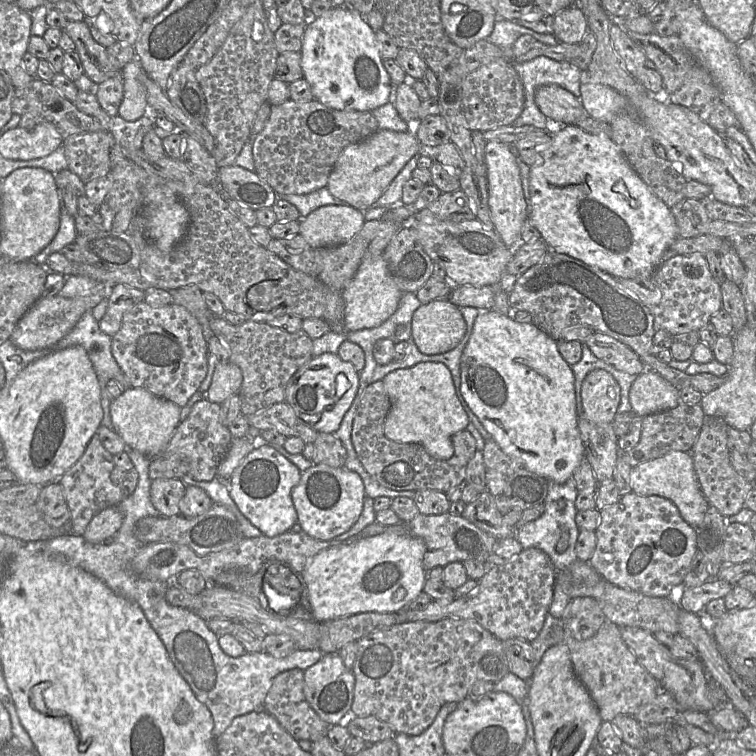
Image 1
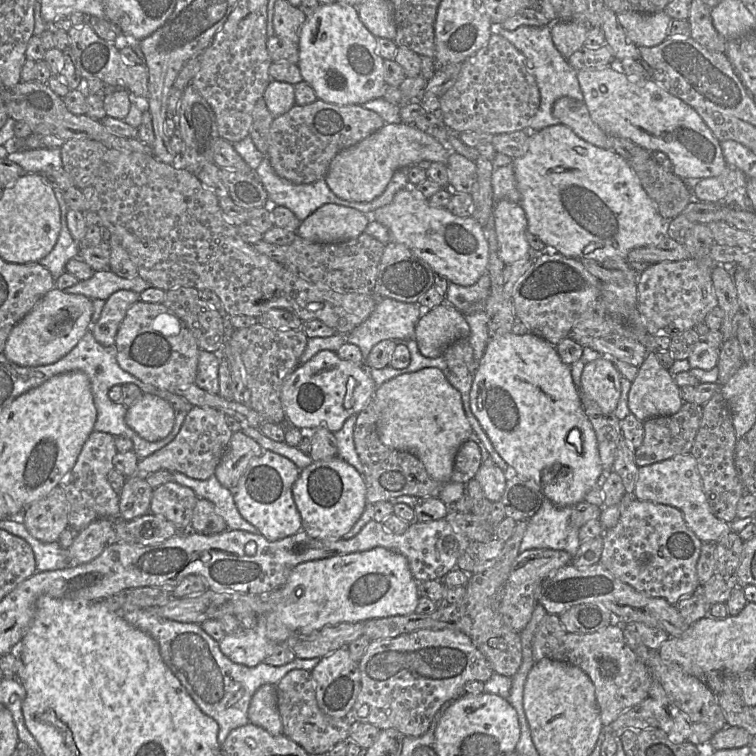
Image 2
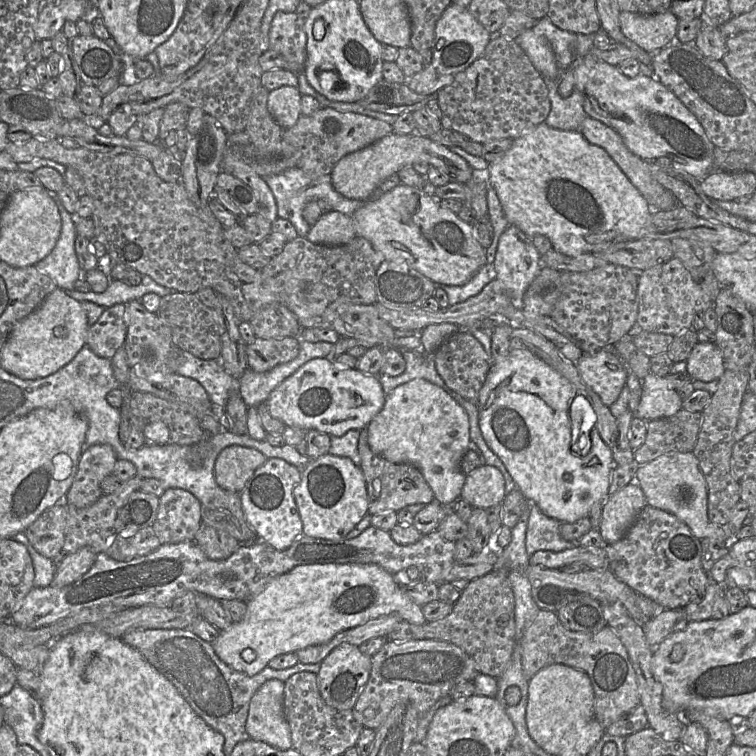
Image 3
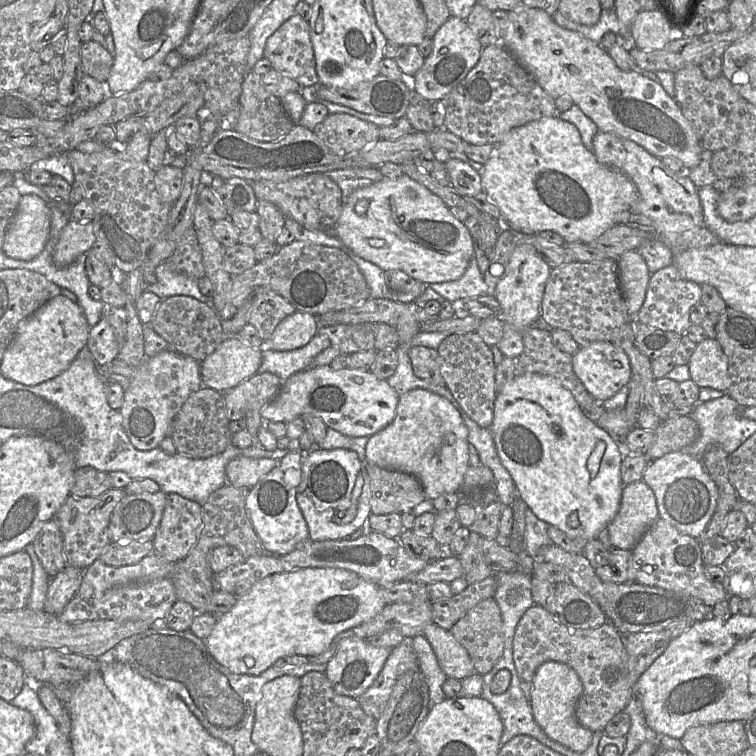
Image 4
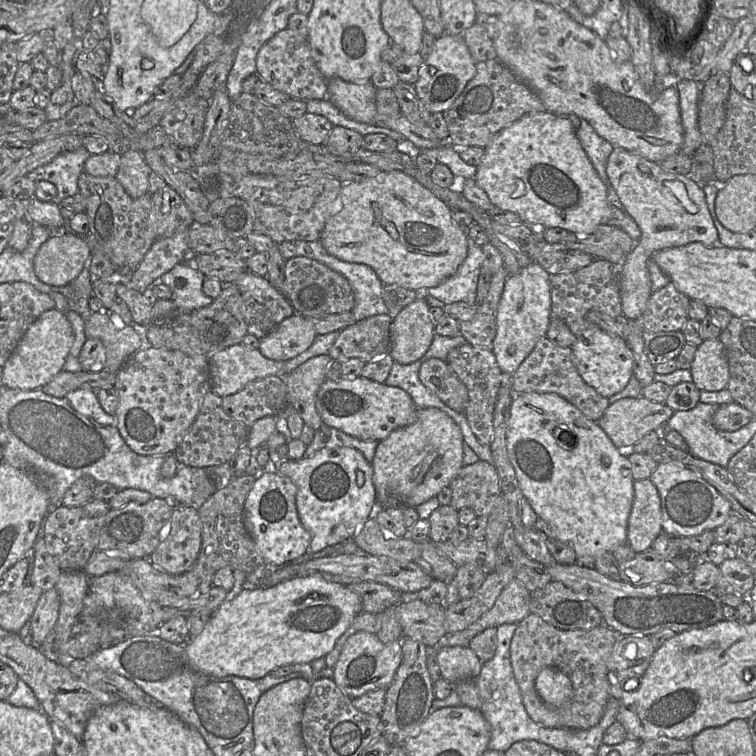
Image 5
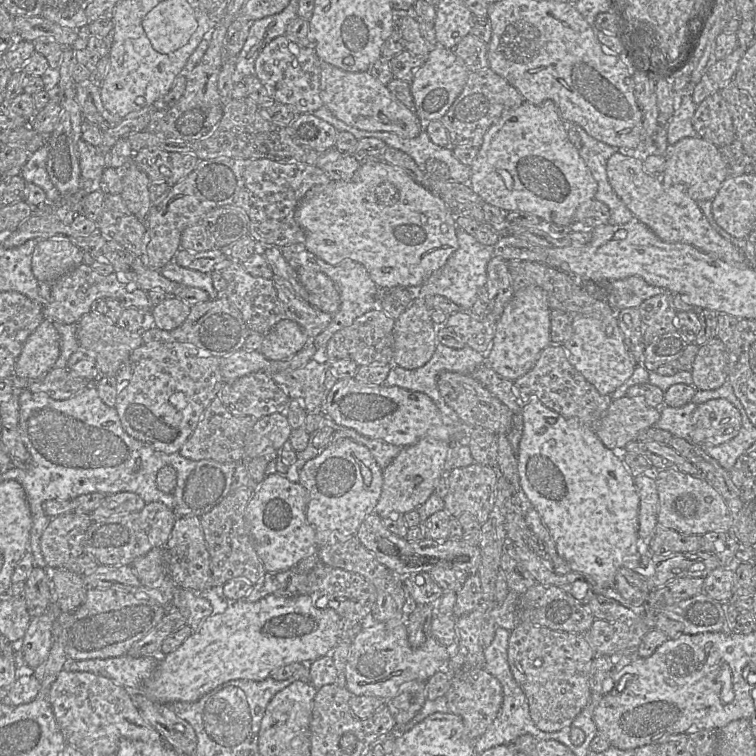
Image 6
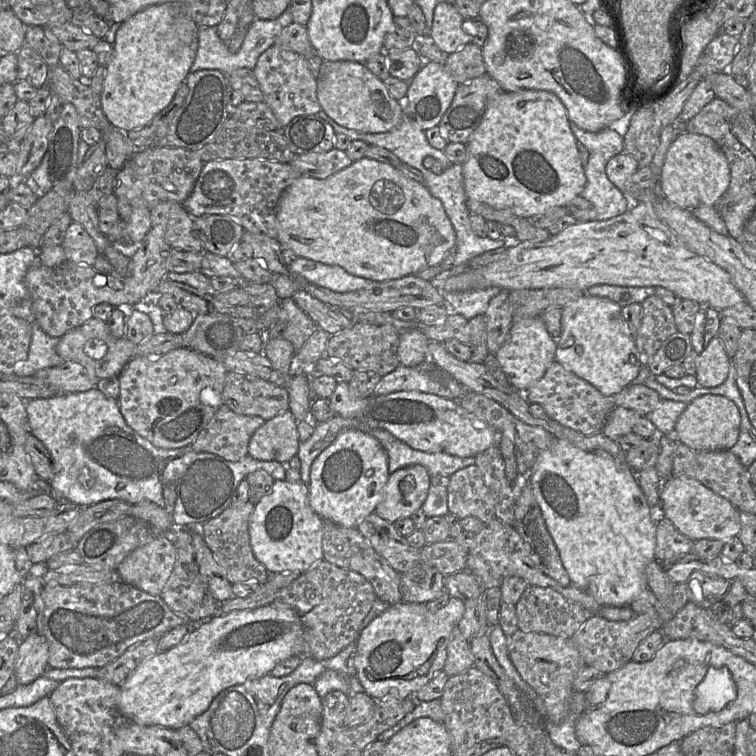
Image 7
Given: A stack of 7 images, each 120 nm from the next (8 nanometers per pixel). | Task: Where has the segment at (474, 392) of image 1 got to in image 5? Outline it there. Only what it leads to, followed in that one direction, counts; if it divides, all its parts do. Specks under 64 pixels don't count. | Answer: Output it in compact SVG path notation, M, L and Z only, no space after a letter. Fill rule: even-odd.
M527 392L516 394L512 400L507 427L507 452L511 464L515 470L517 480L524 498L528 501L534 512L542 518L562 542L570 545L576 554L576 564L592 567L595 558L604 552L612 552L617 546L627 543L628 519L634 499L634 479L631 465L625 455L620 452L597 422L588 419L583 413L570 402L555 393ZM555 430L566 432L564 439L555 437Z

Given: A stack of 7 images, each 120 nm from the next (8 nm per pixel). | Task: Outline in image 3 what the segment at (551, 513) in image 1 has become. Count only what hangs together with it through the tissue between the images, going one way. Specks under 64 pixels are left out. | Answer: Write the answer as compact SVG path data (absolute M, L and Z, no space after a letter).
M530 503L525 536L528 556L540 550L561 552L578 545L578 542L570 542L562 538L559 532L560 525L561 522L546 516L536 504Z

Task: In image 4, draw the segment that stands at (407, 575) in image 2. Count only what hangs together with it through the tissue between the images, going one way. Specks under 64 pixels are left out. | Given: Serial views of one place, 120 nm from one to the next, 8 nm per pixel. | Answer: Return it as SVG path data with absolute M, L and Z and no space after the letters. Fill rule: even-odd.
M300 568L270 575L237 597L235 605L216 618L210 635L203 640L217 663L233 674L260 675L278 659L292 655L311 657L326 651L339 633L358 626L380 613L386 602L379 587L356 573L338 568ZM431 622L425 626L422 636L429 642L439 667L447 678L462 681L475 673L467 650L454 639L449 631Z

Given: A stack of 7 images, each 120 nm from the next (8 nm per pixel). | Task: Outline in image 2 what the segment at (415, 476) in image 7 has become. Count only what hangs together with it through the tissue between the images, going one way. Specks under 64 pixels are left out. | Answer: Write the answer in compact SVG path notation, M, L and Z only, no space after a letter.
M434 367L394 377L377 387L373 396L377 415L377 432L381 442L394 449L409 451L423 463L431 478L443 484L439 498L444 503L457 502L466 491L466 484L451 482L454 460L460 446L469 439L473 429L463 409L461 395L447 380L444 373Z

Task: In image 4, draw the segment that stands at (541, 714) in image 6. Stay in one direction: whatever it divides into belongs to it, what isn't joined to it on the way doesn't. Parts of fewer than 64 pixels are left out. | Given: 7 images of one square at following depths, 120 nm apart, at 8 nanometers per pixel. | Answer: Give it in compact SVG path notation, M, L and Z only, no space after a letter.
M533 605L517 624L513 637L513 661L520 688L528 701L534 673L544 662L561 662L575 670L583 685L575 706L575 718L593 733L604 731L608 722L625 709L634 693L627 669L624 636L610 622L593 629L568 628L542 606Z

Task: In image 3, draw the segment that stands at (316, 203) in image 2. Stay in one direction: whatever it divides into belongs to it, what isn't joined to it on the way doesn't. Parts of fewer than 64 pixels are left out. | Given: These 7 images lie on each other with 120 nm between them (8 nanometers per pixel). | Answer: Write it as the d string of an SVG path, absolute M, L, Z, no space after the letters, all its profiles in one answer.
M293 167L279 174L263 177L271 189L276 205L278 217L289 220L297 231L297 235L306 238L311 226L303 217L303 209L311 201L321 200L328 211L334 210L351 216L356 210L368 203L366 200L349 199L338 193L332 186L330 173L327 175L308 174Z

